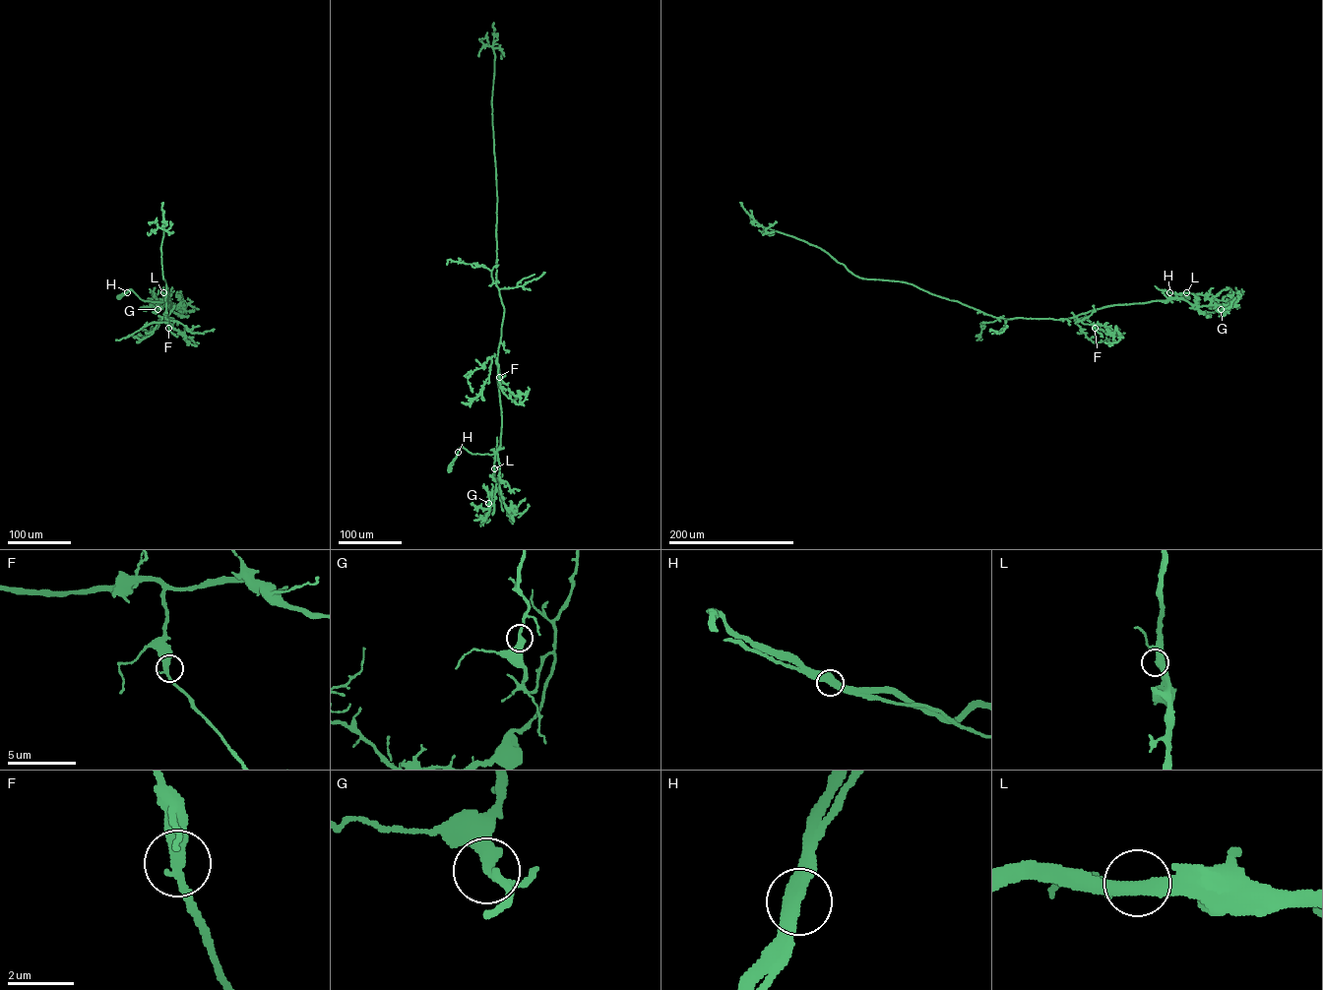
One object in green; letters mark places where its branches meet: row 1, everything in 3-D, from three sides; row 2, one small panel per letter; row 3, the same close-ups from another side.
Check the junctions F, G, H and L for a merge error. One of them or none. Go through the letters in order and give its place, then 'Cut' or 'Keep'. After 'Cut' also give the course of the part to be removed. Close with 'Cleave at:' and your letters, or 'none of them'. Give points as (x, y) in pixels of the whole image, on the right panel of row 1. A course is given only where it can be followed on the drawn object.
F: Place: (1095, 328). Keep
G: Place: (1221, 309). Keep
H: Place: (1169, 292). Cut. Course of the part to remove: (1169, 292), (1187, 299)
L: Place: (1186, 292). Keep
Cleave at: H

